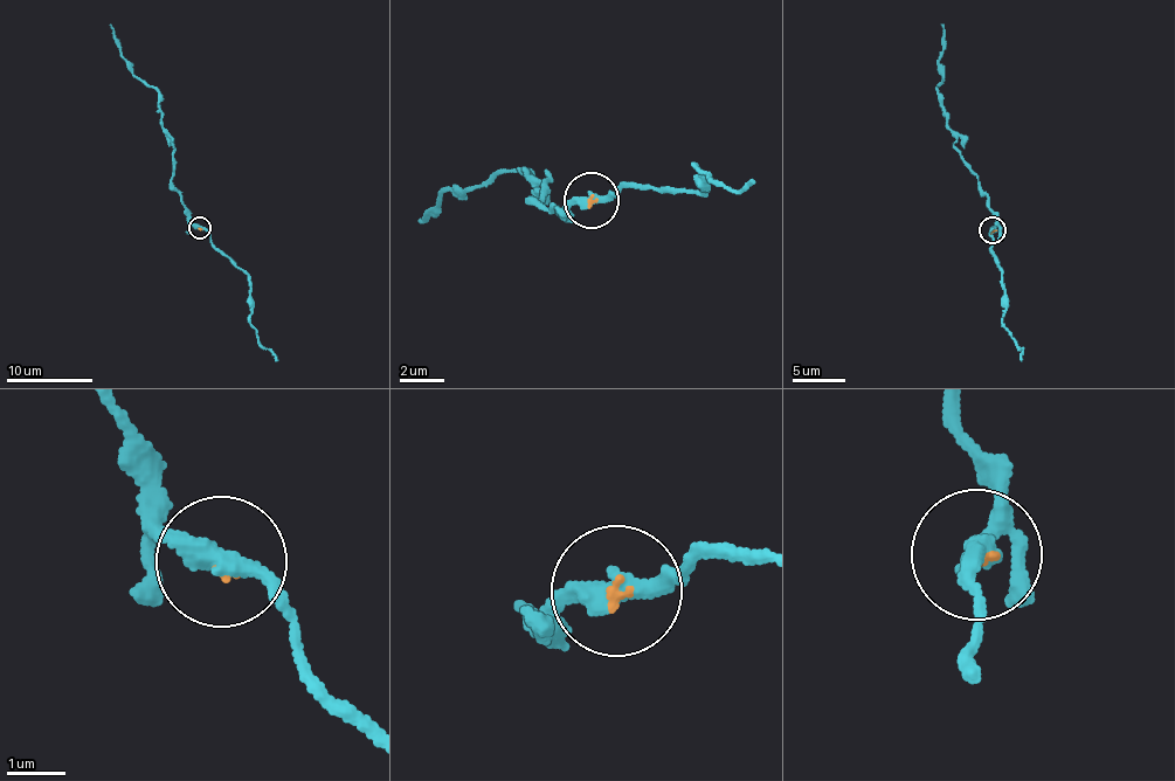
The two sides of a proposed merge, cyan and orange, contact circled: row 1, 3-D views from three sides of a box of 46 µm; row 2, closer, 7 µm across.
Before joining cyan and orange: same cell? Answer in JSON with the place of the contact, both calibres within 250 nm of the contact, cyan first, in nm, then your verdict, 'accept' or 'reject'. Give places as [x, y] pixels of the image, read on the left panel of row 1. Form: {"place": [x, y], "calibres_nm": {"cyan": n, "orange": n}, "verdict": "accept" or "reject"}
{"place": [199, 227], "calibres_nm": {"cyan": 360, "orange": 70}, "verdict": "accept"}

